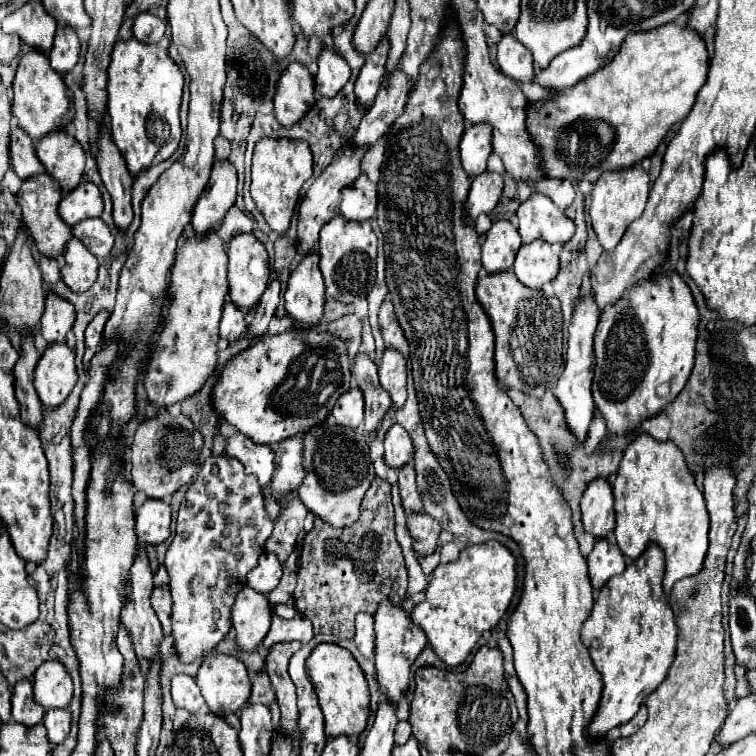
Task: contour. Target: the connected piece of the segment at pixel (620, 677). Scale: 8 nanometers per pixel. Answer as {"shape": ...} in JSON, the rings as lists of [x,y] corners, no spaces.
{"shape":[[[651,544],[623,574],[619,574],[619,578],[611,578],[607,590],[599,592],[593,612],[581,628],[581,640],[603,680],[601,702],[587,726],[591,740],[603,740],[611,728],[629,722],[645,696],[663,682],[675,660],[677,626],[661,588],[663,574],[665,556]]]}

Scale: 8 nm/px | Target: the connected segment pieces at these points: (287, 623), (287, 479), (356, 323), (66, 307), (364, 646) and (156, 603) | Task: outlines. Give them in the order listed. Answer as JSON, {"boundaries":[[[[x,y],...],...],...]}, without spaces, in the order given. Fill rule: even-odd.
{"boundaries":[[[[273,616],[271,622],[271,630],[265,636],[265,640],[259,644],[259,654],[265,656],[267,650],[277,644],[277,642],[289,642],[289,640],[299,640],[303,644],[307,644],[313,638],[313,626],[307,618],[303,616],[295,616],[293,620],[281,620],[277,616]]],[[[297,434],[295,438],[287,438],[287,440],[279,442],[277,446],[273,446],[273,450],[275,450],[275,474],[271,480],[271,496],[275,502],[281,502],[283,496],[297,490],[299,484],[303,482],[303,476],[305,476],[305,470],[301,466],[301,462],[303,462],[303,436],[305,434]]],[[[345,314],[333,322],[327,324],[327,330],[333,334],[339,334],[347,346],[349,346],[349,356],[353,358],[359,352],[361,346],[361,318],[357,314]]],[[[47,294],[47,302],[45,302],[45,312],[41,316],[41,336],[47,340],[47,344],[55,344],[55,342],[65,342],[67,340],[67,332],[71,330],[75,322],[75,308],[71,306],[71,302],[55,296],[55,294]]],[[[357,614],[357,634],[353,640],[365,658],[373,658],[375,630],[373,630],[373,618],[369,614]]],[[[157,586],[151,594],[151,604],[153,604],[153,610],[155,610],[159,622],[161,622],[163,634],[169,636],[171,634],[171,594],[169,594],[169,588]]]]}

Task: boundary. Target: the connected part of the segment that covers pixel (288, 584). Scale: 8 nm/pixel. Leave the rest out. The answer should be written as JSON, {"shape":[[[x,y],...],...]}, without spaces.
{"shape":[[[295,550],[289,558],[282,564],[283,576],[279,586],[269,594],[269,602],[271,606],[277,606],[279,602],[287,602],[293,596],[295,590],[295,582],[297,582],[297,571],[299,565],[299,552]]]}

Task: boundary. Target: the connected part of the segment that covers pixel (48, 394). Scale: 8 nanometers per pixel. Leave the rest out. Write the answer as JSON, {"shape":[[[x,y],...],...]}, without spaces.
{"shape":[[[67,344],[49,346],[35,368],[35,390],[47,408],[61,406],[77,384],[75,352]]]}

